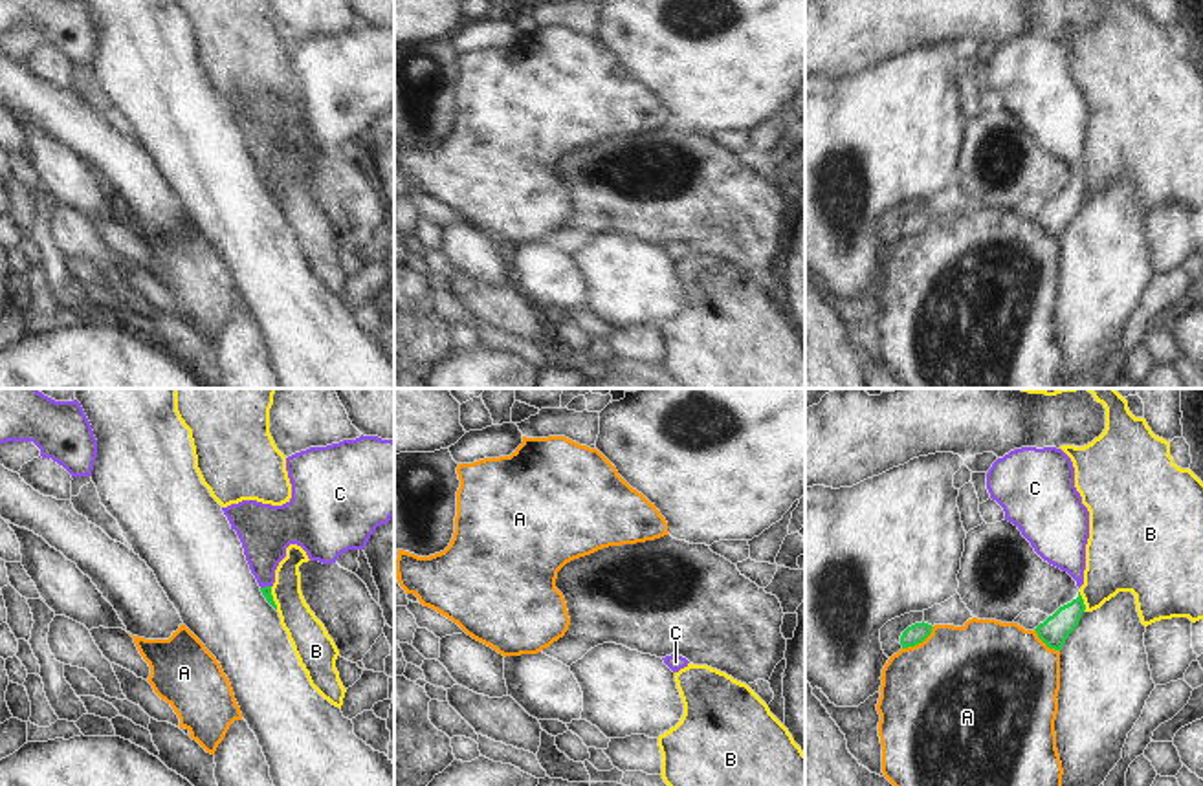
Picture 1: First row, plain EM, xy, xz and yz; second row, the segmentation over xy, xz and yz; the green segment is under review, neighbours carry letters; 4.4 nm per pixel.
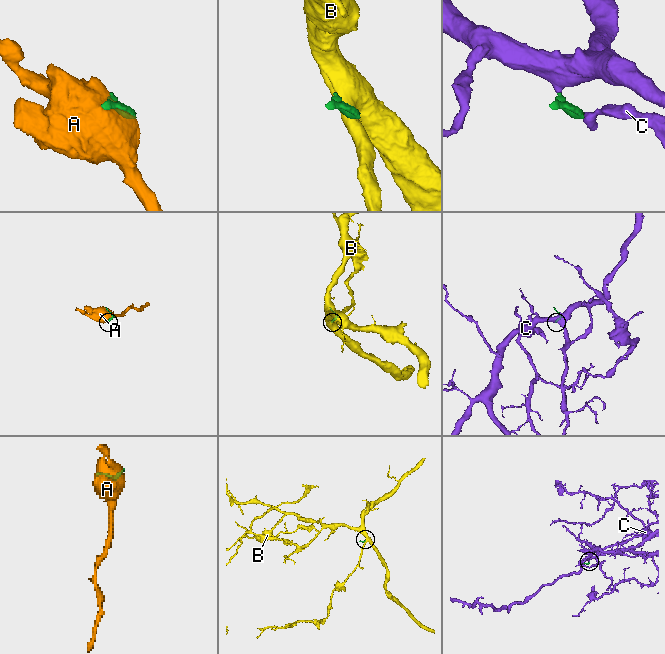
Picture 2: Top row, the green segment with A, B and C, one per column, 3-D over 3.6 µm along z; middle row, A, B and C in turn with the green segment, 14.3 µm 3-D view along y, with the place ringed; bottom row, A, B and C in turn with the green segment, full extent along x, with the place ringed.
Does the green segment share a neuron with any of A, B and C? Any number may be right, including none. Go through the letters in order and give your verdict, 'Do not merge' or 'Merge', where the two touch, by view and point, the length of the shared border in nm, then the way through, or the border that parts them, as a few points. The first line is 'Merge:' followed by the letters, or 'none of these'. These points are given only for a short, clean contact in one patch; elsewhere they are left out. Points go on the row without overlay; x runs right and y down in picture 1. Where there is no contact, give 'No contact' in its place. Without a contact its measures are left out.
Merge: C
A: Do not merge. Touches green at yz (919, 231). Shared border 170 nm
B: Do not merge. Touches green at yz (1082, 191). Shared border 90 nm
C: Merge. Touches green at xy (264, 176). Shared border 50 nm. Path across: xy (266, 180), (264, 176), (264, 120)

